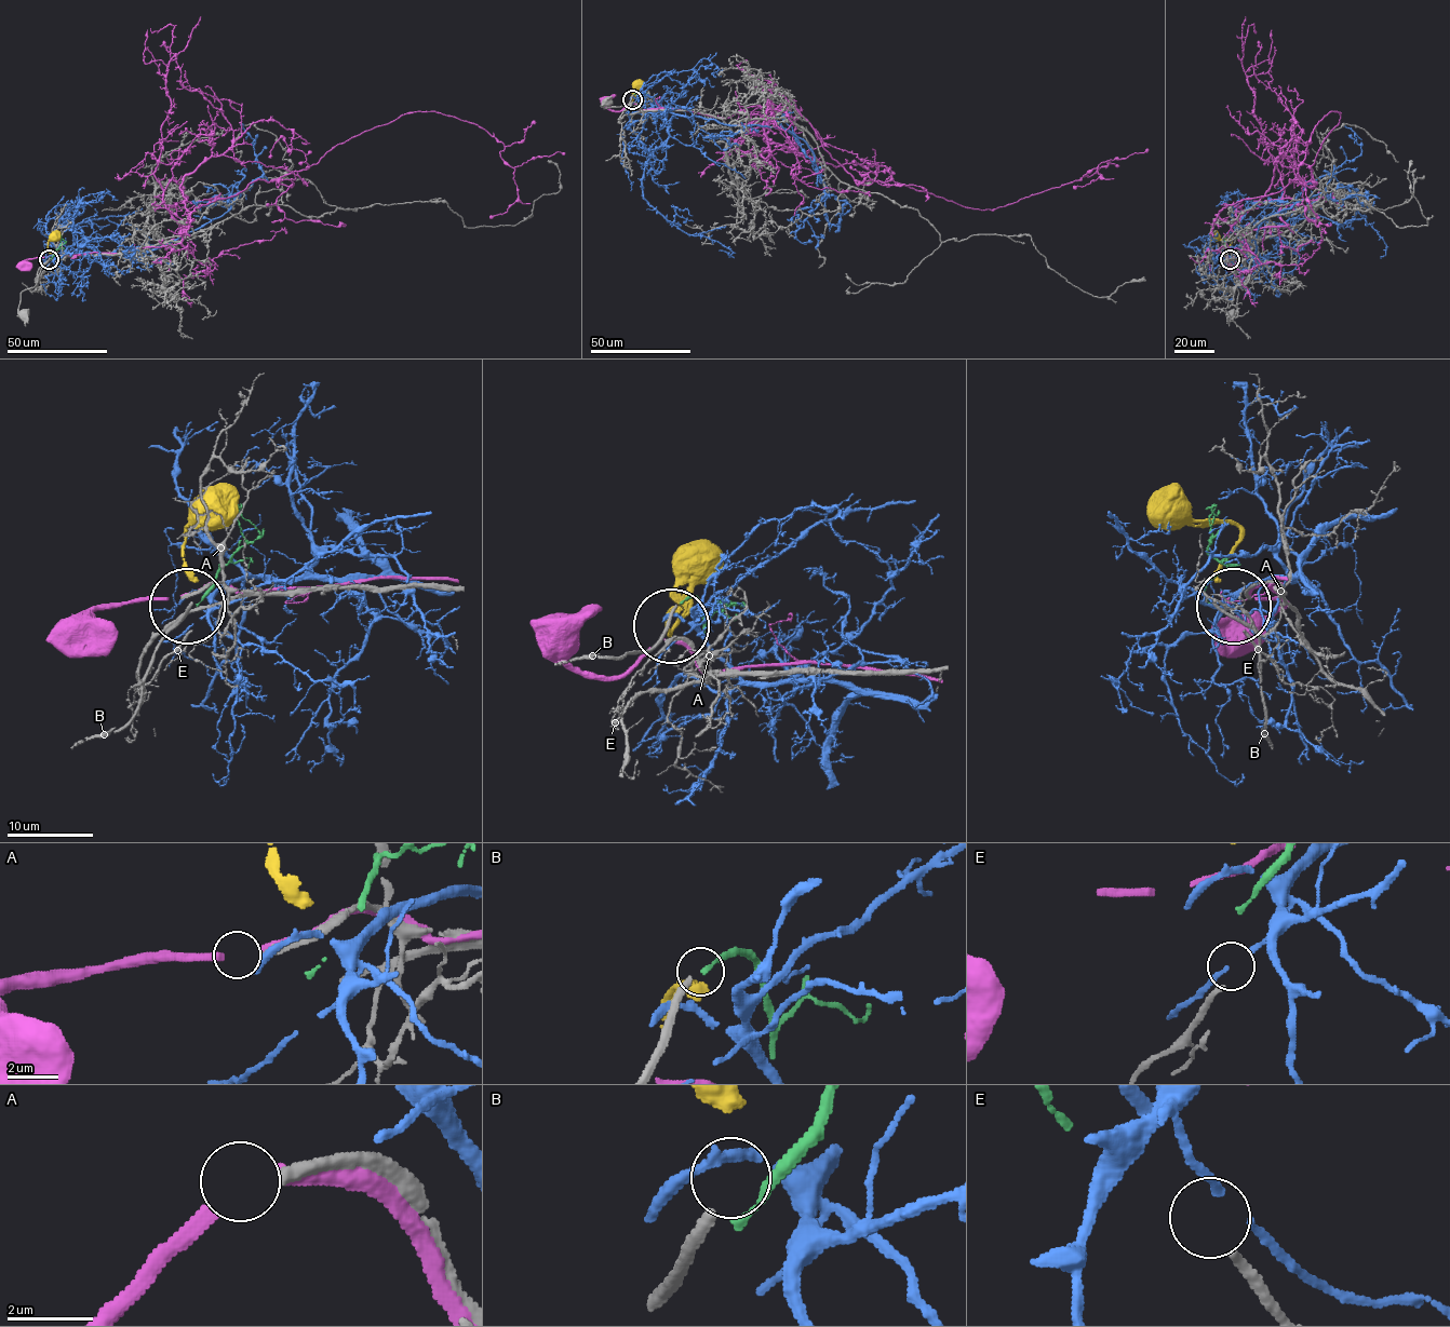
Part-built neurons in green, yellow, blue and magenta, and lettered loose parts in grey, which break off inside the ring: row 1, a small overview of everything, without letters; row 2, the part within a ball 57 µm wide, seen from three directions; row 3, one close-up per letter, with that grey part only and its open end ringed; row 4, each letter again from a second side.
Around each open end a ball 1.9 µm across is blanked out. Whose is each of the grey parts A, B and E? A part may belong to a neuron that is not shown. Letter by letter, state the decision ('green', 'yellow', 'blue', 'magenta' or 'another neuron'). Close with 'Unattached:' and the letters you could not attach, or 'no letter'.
A: another neuron
B: another neuron
E: another neuron
Unattached: A, B, E

